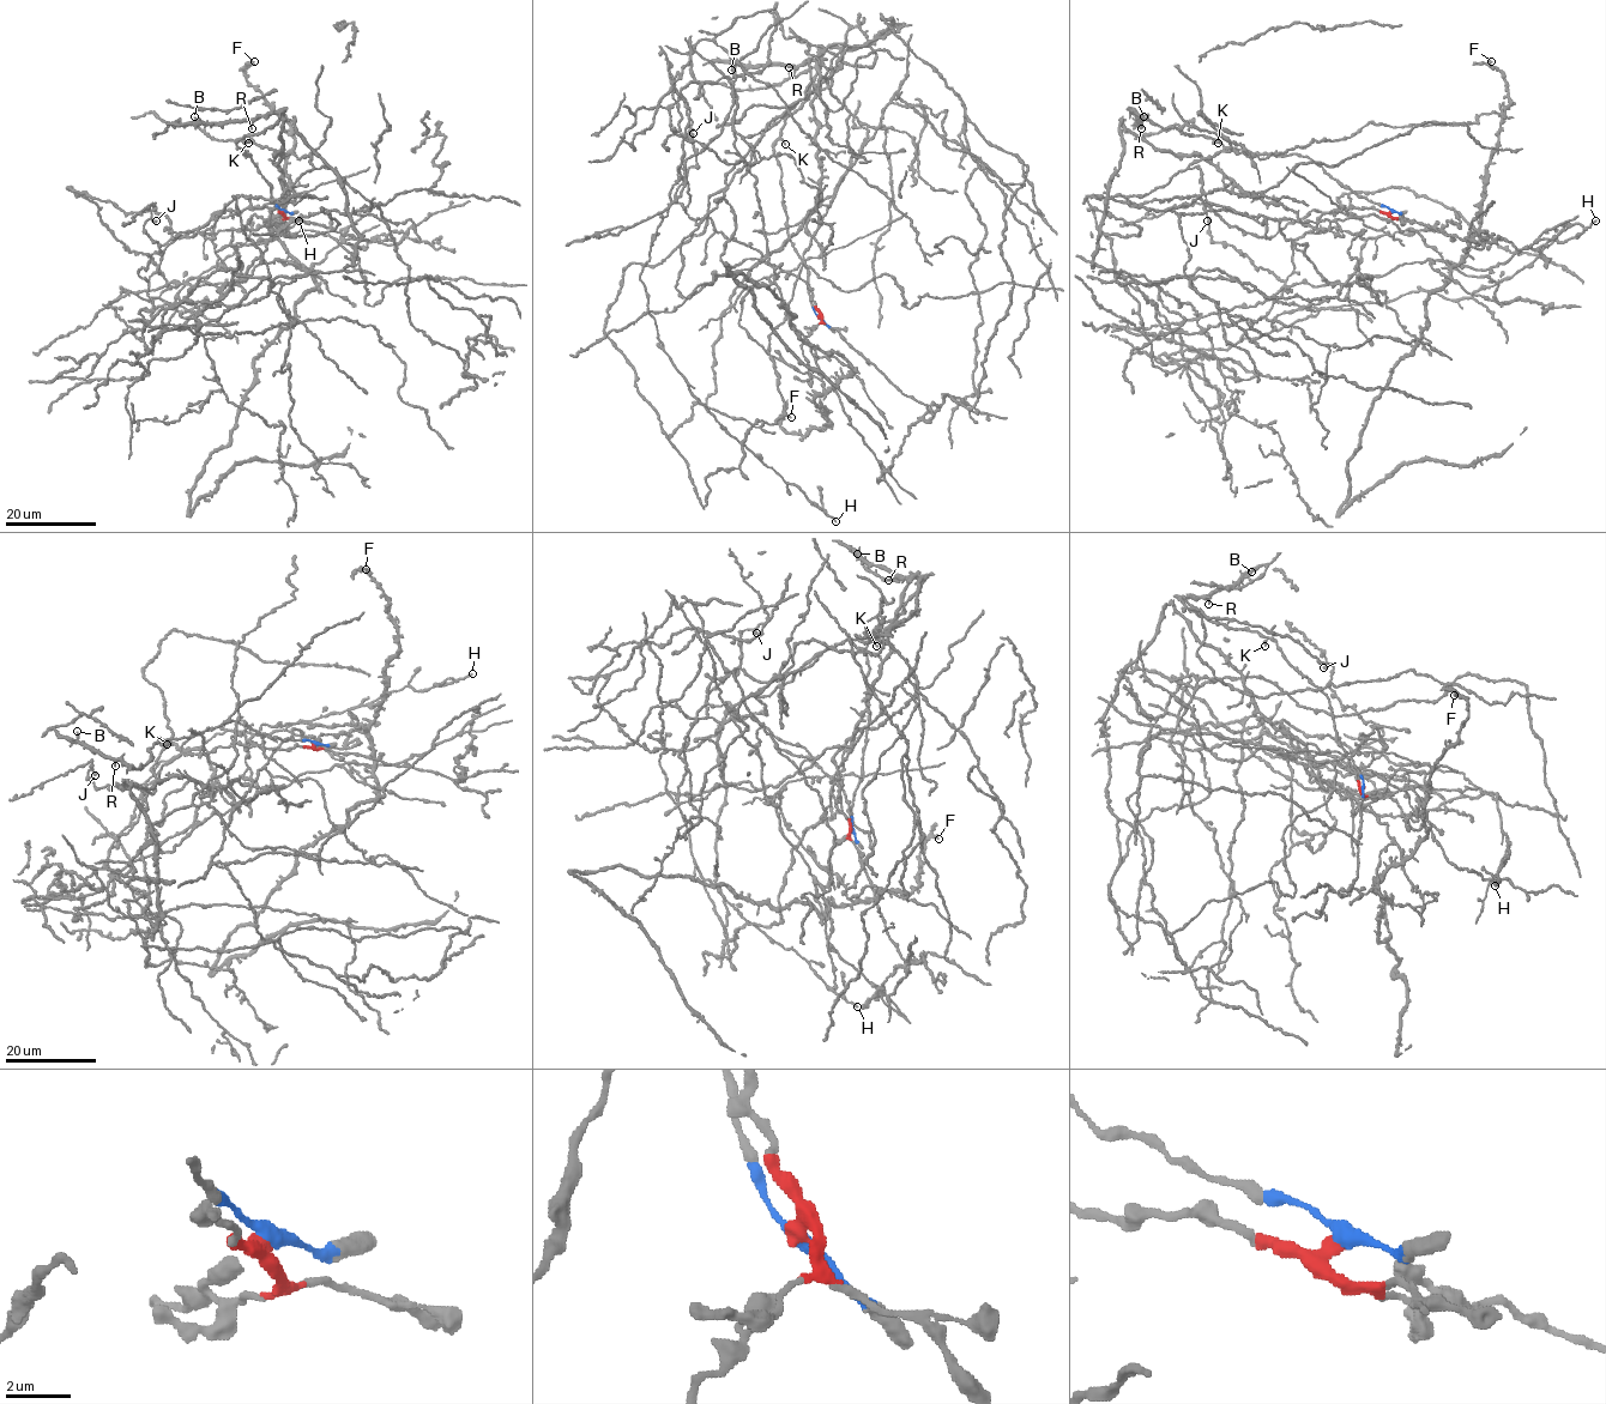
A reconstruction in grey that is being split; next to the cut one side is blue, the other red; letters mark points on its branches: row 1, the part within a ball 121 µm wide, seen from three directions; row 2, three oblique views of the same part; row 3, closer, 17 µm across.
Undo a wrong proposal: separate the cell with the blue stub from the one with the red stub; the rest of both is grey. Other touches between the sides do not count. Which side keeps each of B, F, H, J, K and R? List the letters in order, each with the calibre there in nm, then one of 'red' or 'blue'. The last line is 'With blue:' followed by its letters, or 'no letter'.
B: 200 nm | blue
F: 280 nm | red
H: 200 nm | red
J: 400 nm | red
K: 180 nm | blue
R: 130 nm | blue
With blue: B, K, R

